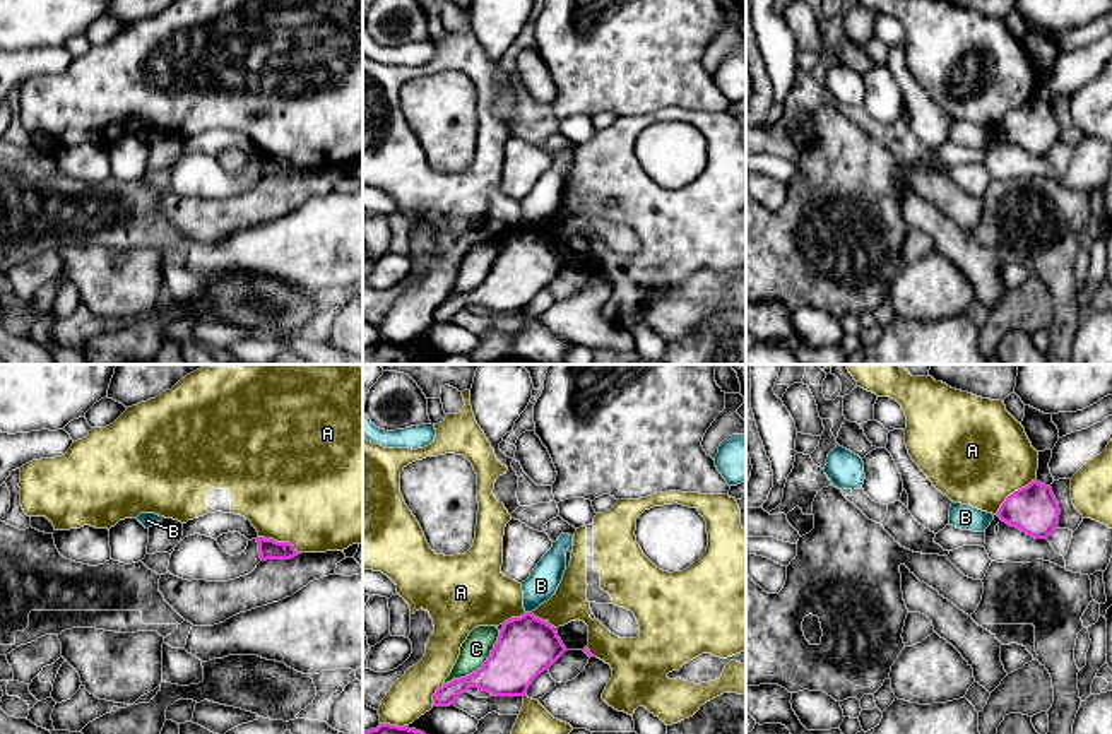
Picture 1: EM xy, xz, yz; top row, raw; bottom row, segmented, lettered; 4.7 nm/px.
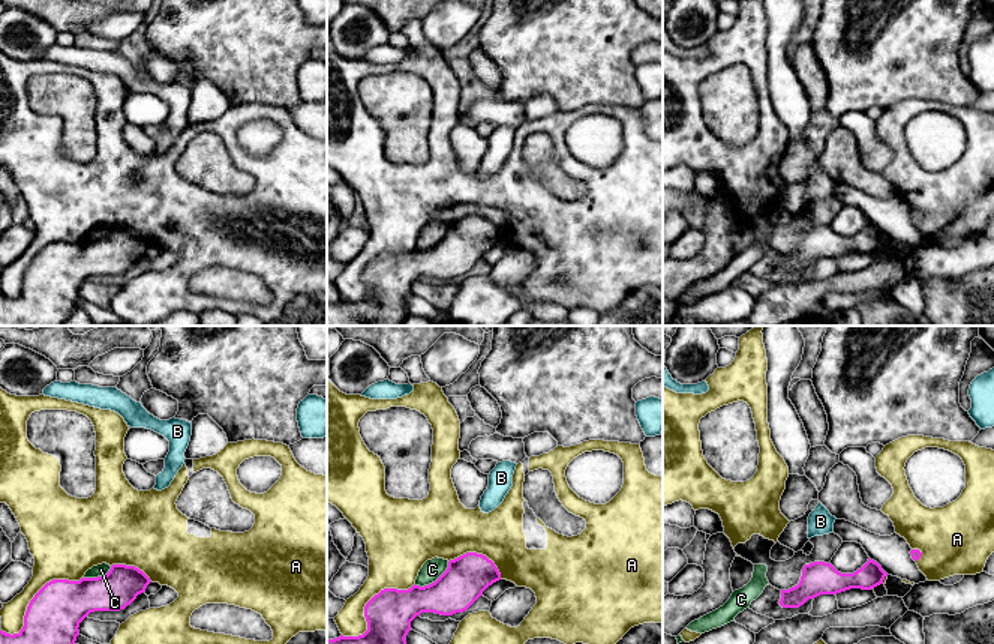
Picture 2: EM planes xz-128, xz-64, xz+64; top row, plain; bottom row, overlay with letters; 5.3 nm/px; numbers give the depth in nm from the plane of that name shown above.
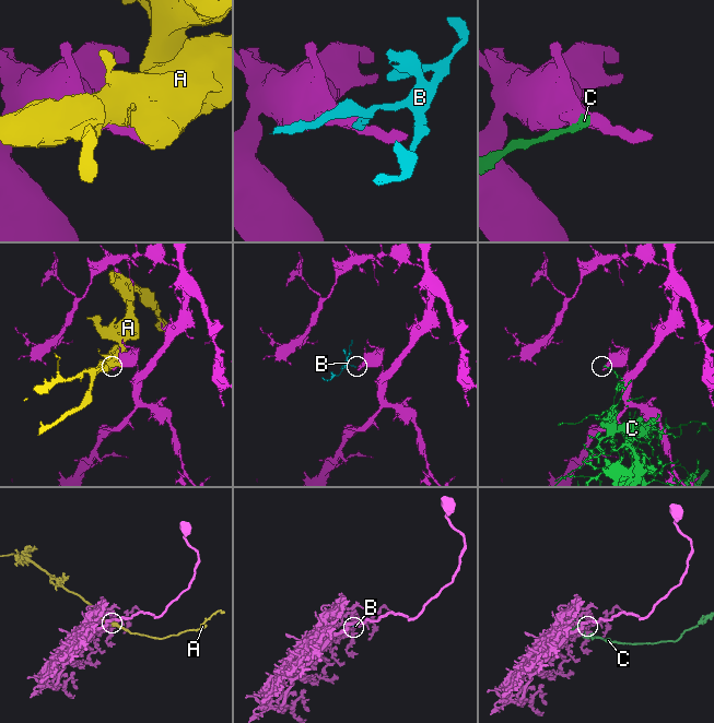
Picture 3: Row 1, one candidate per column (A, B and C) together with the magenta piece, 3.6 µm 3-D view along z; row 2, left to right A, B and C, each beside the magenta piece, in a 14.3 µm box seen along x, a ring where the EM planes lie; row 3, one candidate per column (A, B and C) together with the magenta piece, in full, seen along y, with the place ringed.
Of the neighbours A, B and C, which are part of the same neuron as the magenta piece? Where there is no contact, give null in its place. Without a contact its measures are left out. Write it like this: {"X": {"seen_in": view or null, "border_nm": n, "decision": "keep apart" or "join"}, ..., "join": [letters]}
{"A": {"seen_in": "yz", "border_nm": 260, "decision": "keep apart"}, "B": {"seen_in": "xz", "border_nm": 30, "decision": "keep apart"}, "C": {"seen_in": "xz", "border_nm": 380, "decision": "keep apart"}, "join": []}

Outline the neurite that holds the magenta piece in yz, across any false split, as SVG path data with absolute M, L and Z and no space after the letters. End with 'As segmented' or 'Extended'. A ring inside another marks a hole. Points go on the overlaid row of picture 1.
M1032 481L1001 505L997 517L1035 539L1047 539L1059 524L1059 503L1050 486Z. As segmented

